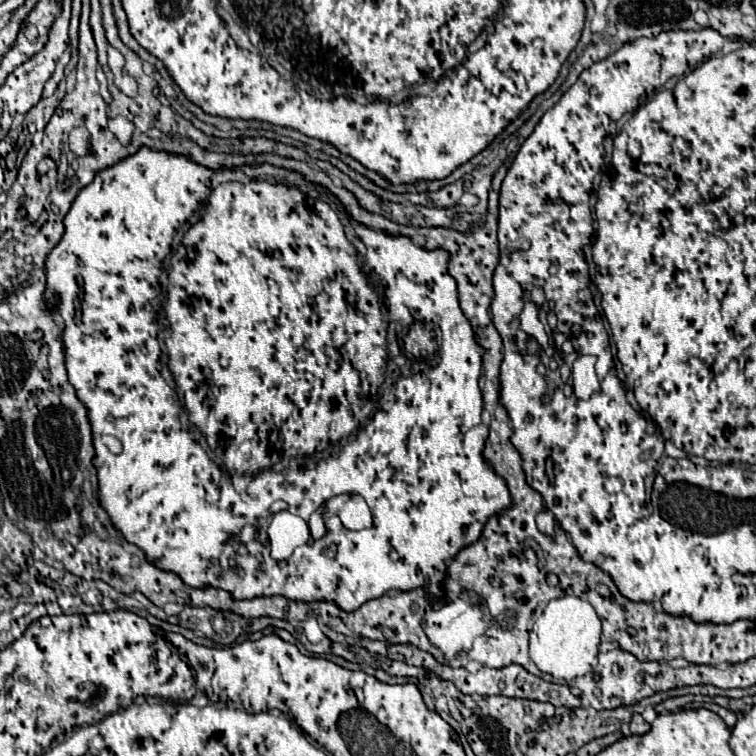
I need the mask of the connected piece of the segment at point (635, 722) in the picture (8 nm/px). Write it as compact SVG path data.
M634 715L632 717L632 721L630 721L630 731L634 733L634 735L644 735L644 733L648 733L650 731L650 725L642 719L642 715Z

